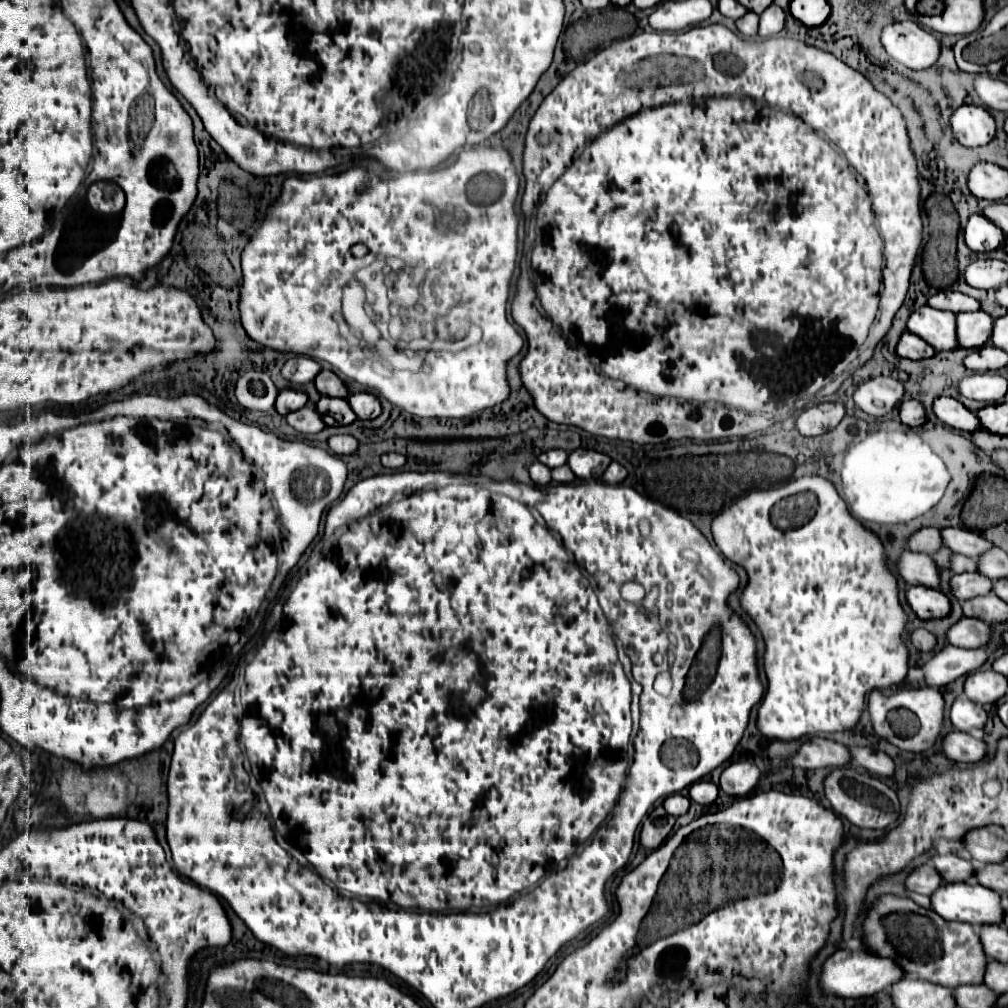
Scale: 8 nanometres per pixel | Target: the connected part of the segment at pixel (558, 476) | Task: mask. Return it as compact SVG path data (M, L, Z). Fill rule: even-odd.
M567 465L555 467L551 471L551 475L553 475L553 481L557 481L557 483L571 483L571 481L575 481L575 475L573 475L573 471Z

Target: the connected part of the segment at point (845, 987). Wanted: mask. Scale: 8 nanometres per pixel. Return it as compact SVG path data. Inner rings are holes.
M839 949L831 957L825 959L821 967L821 975L819 975L819 985L821 985L821 991L827 995L835 995L843 999L859 999L859 997L867 997L867 995L873 995L877 991L891 987L901 977L903 977L903 971L897 969L897 965L893 965L893 961L889 959L869 955L865 953L865 949L863 951L861 949L857 951Z

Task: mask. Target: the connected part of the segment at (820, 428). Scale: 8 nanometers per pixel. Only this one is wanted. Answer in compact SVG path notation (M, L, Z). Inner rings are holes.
M819 403L803 409L795 419L795 429L801 435L823 435L839 425L845 415L845 407L841 403ZM841 413L841 415L839 415Z

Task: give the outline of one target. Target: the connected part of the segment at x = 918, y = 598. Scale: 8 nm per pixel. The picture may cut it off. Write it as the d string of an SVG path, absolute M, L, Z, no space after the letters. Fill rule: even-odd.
M921 585L909 587L905 591L905 599L919 619L941 619L951 611L949 599L937 589L929 589Z

